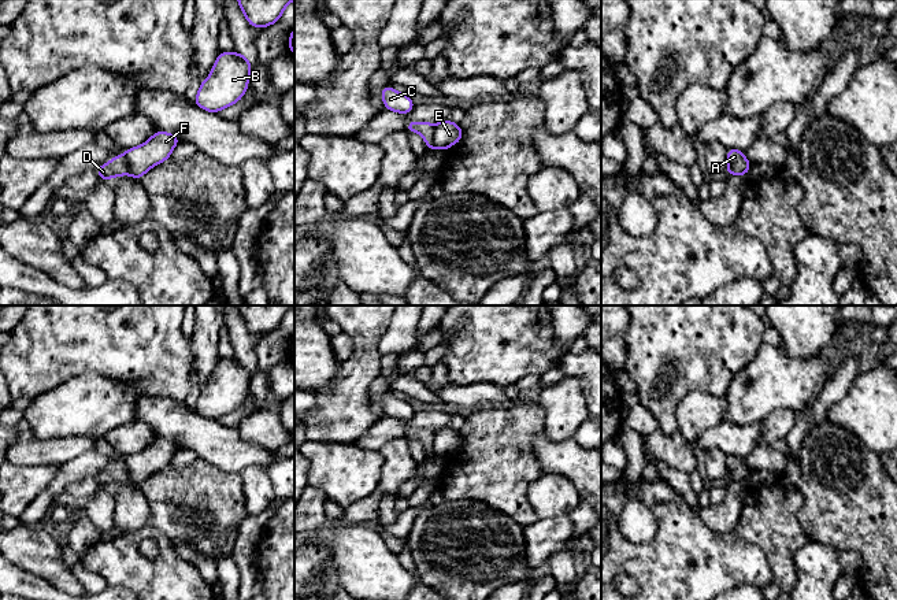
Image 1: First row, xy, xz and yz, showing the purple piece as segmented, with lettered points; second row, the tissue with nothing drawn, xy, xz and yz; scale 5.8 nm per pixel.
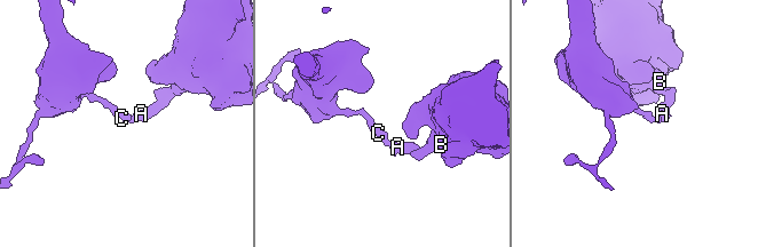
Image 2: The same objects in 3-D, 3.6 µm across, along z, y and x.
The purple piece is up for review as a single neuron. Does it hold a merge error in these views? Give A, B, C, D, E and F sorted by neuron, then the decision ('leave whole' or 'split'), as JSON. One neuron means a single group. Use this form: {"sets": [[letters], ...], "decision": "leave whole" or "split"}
{"sets": [["A", "B", "E", "F"], ["C", "D"]], "decision": "split"}

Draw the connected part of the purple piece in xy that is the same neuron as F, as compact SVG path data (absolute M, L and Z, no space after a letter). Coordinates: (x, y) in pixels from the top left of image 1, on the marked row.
M155 132L155 134L144 144L129 148L125 152L129 174L140 179L153 166L167 160L174 147L181 140L167 132Z

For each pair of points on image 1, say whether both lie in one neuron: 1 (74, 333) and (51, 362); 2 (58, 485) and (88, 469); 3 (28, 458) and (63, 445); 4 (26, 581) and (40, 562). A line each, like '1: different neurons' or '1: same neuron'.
1: same neuron
2: same neuron
3: same neuron
4: different neurons

